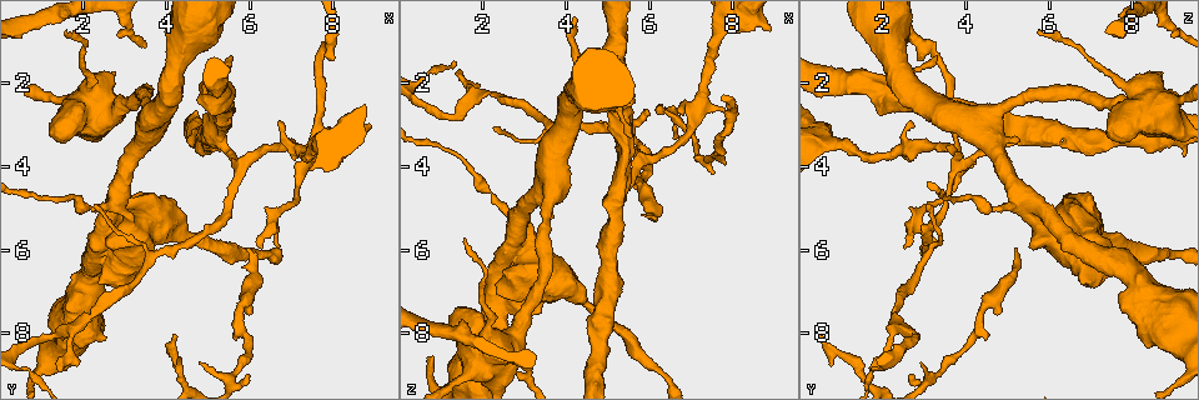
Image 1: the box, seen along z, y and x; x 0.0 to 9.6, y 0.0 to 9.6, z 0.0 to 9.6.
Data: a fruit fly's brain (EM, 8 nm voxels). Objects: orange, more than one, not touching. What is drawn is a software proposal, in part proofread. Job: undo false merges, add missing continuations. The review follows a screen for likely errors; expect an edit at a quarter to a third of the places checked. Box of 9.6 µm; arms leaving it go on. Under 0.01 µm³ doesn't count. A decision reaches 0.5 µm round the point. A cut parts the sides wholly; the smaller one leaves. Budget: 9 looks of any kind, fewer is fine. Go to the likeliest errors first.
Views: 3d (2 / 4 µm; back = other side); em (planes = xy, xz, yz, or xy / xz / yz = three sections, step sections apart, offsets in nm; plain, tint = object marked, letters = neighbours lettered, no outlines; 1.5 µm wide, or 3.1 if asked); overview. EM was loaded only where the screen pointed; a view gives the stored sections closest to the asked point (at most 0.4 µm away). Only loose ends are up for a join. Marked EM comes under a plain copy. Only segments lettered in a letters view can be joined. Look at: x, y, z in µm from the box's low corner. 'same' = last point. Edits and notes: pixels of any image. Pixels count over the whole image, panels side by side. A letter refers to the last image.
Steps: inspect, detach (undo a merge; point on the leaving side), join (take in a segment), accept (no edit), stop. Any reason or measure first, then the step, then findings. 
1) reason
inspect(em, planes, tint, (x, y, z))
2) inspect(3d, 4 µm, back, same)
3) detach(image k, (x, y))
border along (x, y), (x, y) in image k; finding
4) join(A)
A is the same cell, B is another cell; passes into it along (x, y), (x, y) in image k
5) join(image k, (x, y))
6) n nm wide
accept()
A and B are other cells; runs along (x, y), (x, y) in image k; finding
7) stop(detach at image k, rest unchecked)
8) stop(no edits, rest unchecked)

thin end
inspect(3d, 2 µm, (6.30, 6.00, 2.50))

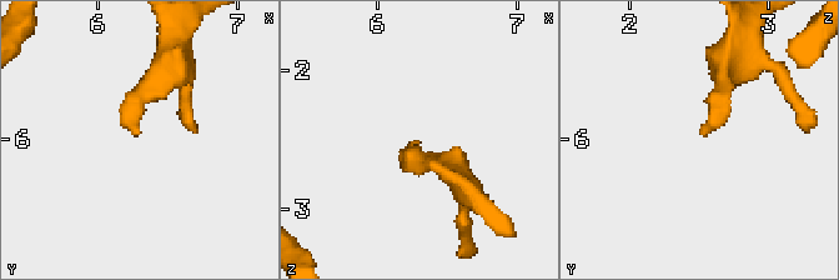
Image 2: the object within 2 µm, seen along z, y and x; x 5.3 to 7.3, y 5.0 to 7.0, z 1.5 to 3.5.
shape alone is not enough
inspect(em, planes, letters, (6.26, 5.96, 2.52))

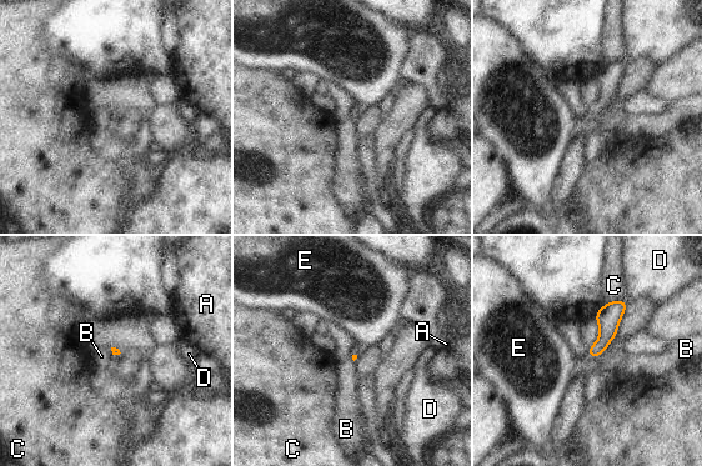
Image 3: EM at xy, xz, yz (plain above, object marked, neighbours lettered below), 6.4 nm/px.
C touches over 140 nm
accept()
A, B, C, D and E are other cells; border along (603, 351), (596, 359) in image 3; none of them fits

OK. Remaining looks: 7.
tapers out
inspect(em, planes, letters, (1.60, 0.75, 5.75))

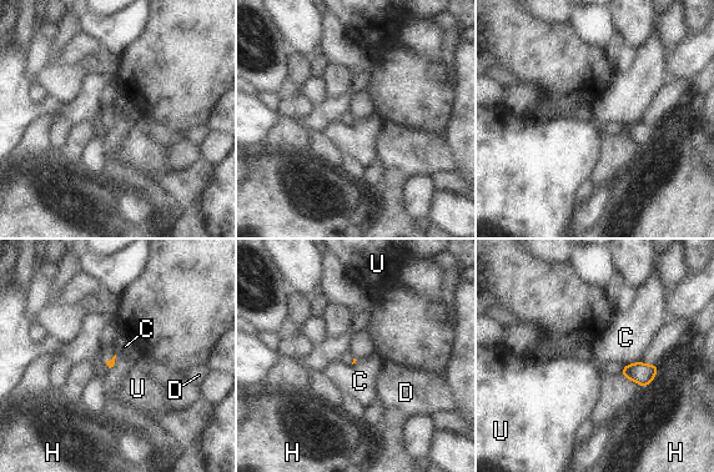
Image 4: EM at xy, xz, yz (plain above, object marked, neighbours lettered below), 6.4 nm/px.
accept()
C, D, H and U are other cells; border along (639, 361), (624, 366) in image 4; none of them fits

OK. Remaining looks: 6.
inspect(em, 3.1 µm, planes, letters, (1.45, 8.95, 1.70))

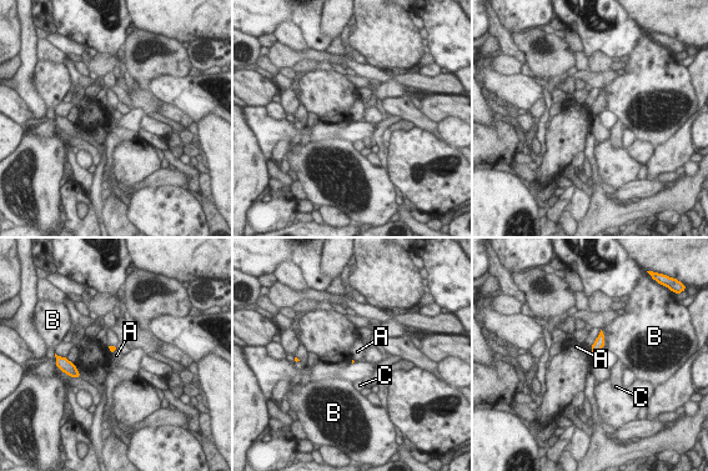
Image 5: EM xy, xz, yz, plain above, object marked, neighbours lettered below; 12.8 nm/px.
accept()
A, B and C are other cells; border along (116, 349), (113, 354) in image 5; no lettered segment goes on from it

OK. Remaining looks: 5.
arms part here
inspect(em, planes, letters, (5.80, 3.95, 3.80))

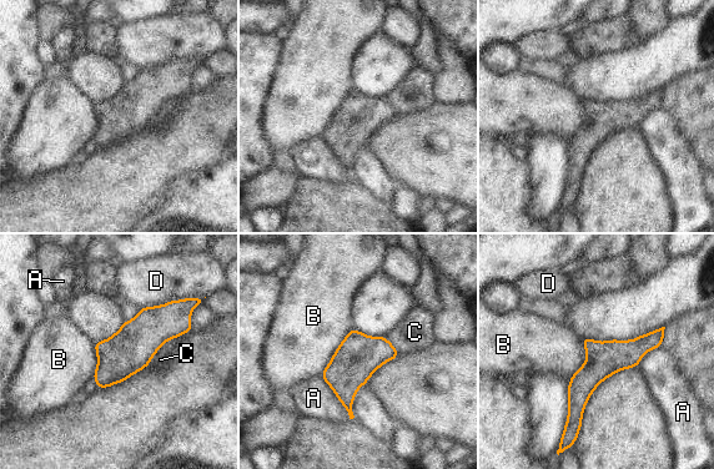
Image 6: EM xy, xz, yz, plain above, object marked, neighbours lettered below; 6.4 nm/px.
accept()
A, B, C and D are other cells; border along (352, 328), (336, 349), (321, 376) in image 6; all the same cell

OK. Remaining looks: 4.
stop(no edits, rest unchecked)

